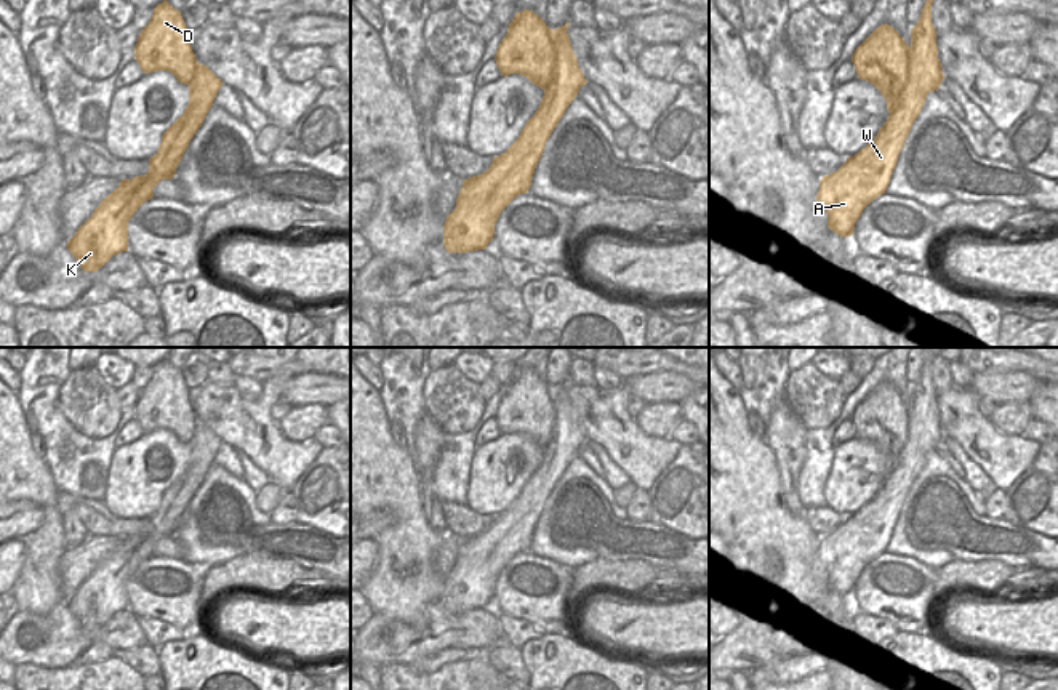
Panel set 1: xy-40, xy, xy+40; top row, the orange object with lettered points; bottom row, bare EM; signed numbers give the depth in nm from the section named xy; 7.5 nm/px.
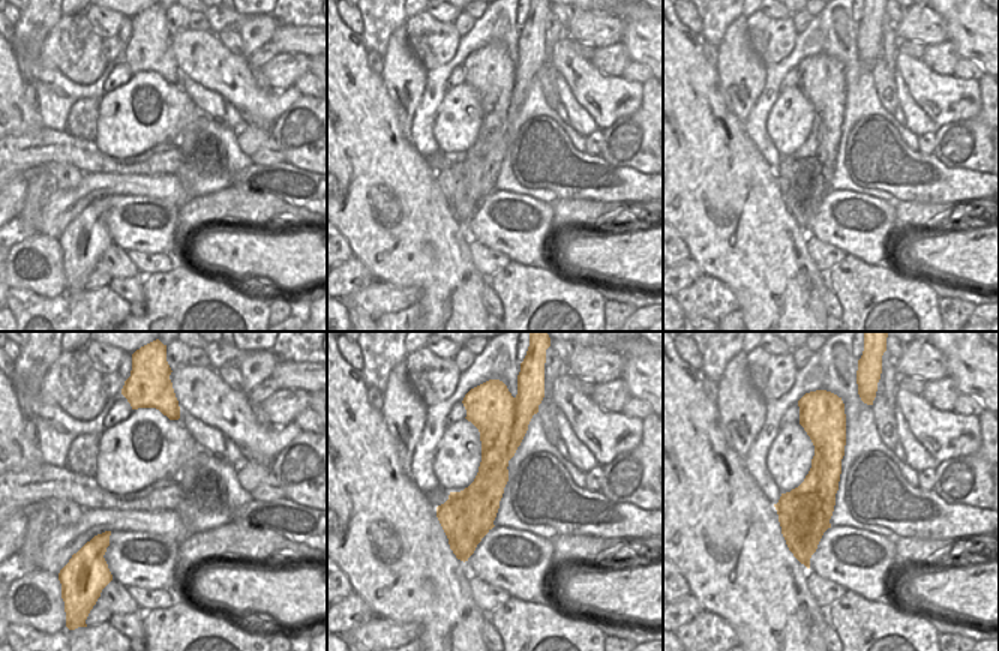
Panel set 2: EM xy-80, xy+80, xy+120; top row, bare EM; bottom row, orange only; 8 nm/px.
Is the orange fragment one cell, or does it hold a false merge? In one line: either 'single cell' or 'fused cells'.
fused cells

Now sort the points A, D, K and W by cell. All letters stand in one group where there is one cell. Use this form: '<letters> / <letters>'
A K W / D

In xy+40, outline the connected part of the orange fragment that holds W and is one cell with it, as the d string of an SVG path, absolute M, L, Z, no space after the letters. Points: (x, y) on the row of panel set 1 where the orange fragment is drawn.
M927 0L919 22L911 30L909 82L898 107L888 115L871 144L834 173L823 176L816 200L826 208L828 227L840 237L853 235L863 210L885 194L898 155L930 91L944 80L938 59L936 30Z

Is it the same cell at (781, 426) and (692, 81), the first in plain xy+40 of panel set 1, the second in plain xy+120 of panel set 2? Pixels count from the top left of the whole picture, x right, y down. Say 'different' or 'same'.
different

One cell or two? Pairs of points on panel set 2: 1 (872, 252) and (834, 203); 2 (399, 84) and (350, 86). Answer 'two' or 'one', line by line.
1: one
2: two

